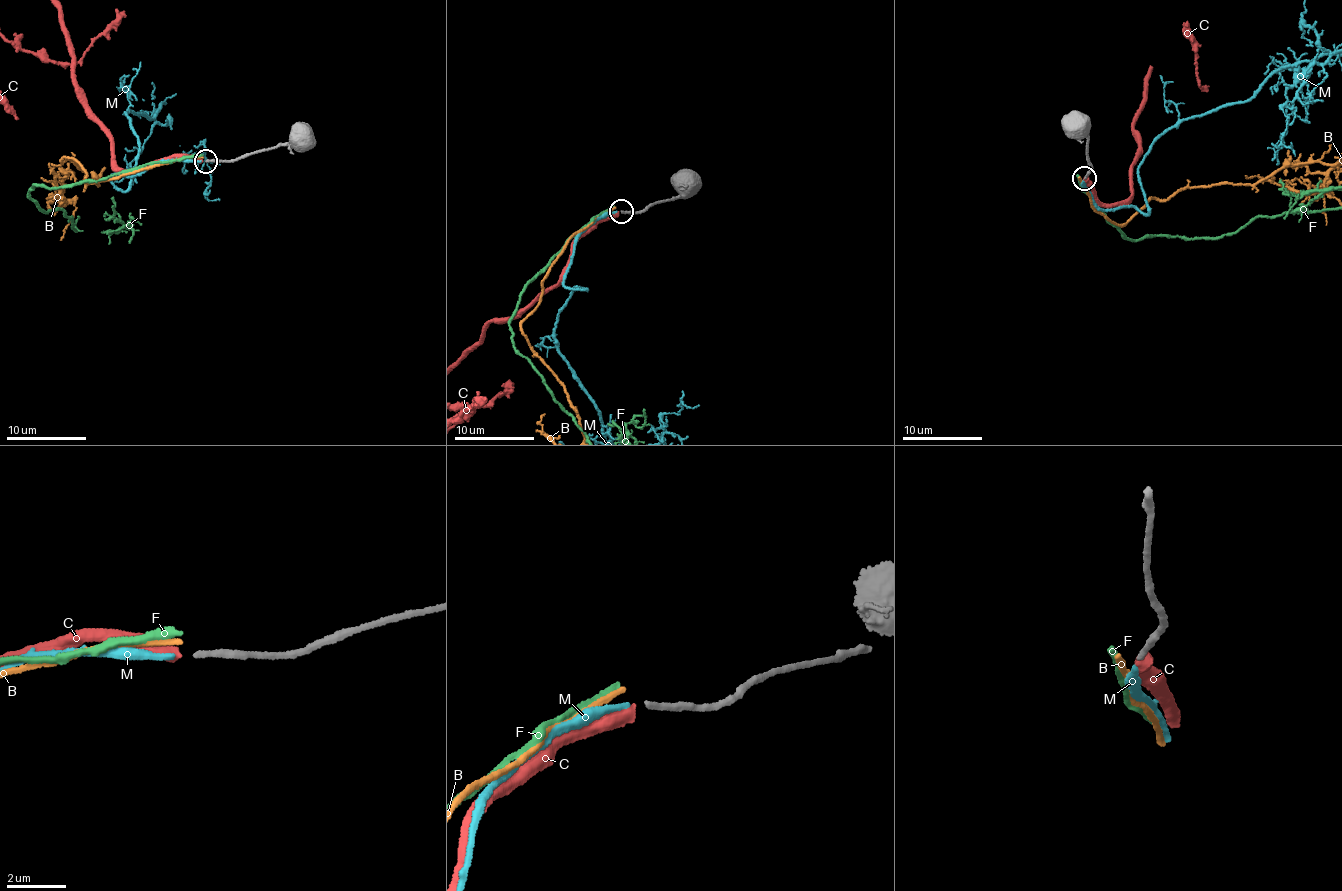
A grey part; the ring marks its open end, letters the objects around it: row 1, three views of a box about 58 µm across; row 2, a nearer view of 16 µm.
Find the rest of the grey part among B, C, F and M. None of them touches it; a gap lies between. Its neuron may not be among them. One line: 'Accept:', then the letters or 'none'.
Accept: M

